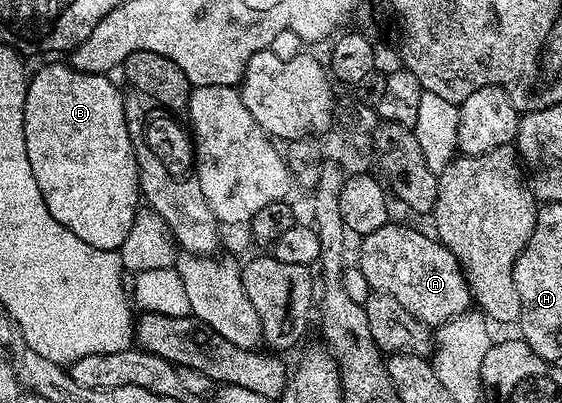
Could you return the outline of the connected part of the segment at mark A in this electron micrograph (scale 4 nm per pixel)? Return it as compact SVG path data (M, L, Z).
M389 223L378 227L378 231L370 231L370 235L359 238L360 244L360 273L369 286L369 290L378 293L389 293L410 315L414 315L419 321L423 321L429 327L439 327L451 317L459 313L467 313L473 308L472 292L468 289L468 281L464 277L464 271L460 268L458 259L435 236L427 237L408 225L395 225Z

